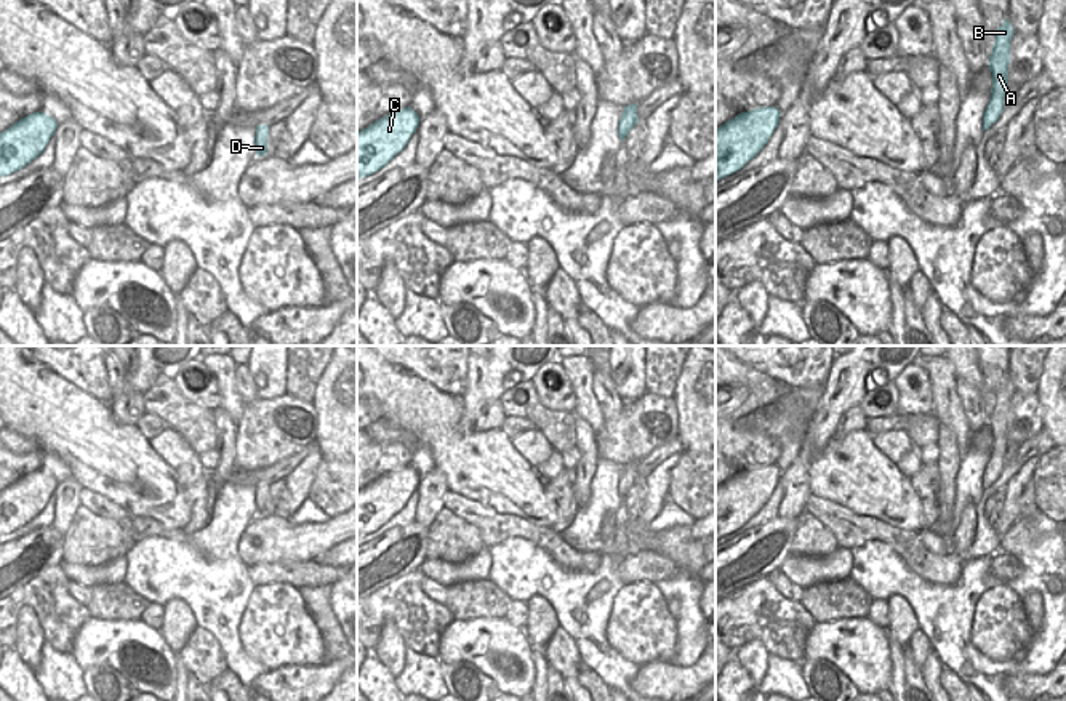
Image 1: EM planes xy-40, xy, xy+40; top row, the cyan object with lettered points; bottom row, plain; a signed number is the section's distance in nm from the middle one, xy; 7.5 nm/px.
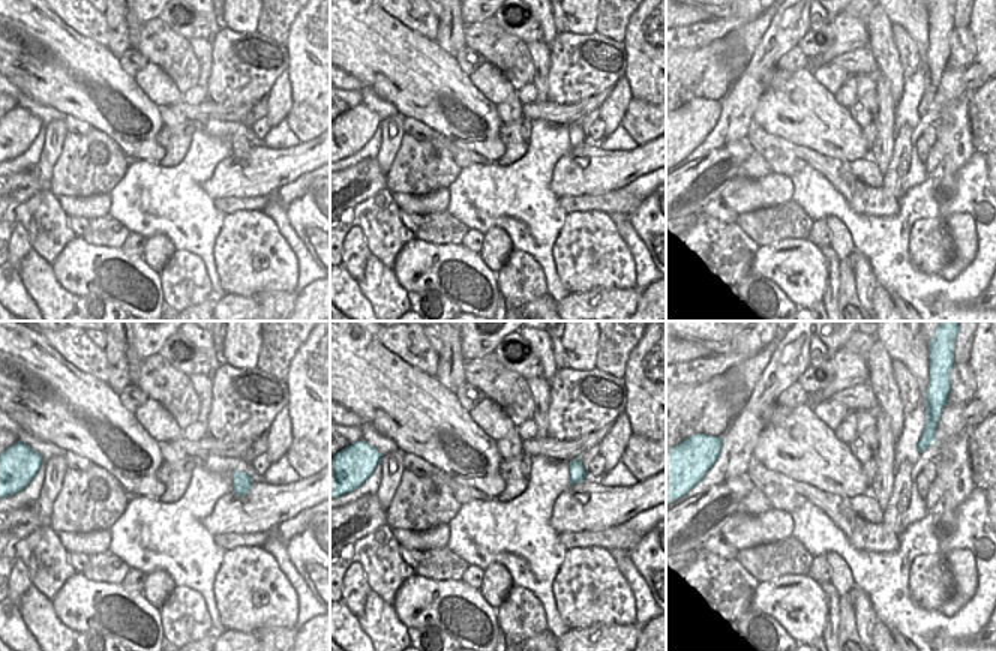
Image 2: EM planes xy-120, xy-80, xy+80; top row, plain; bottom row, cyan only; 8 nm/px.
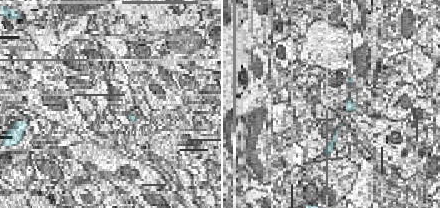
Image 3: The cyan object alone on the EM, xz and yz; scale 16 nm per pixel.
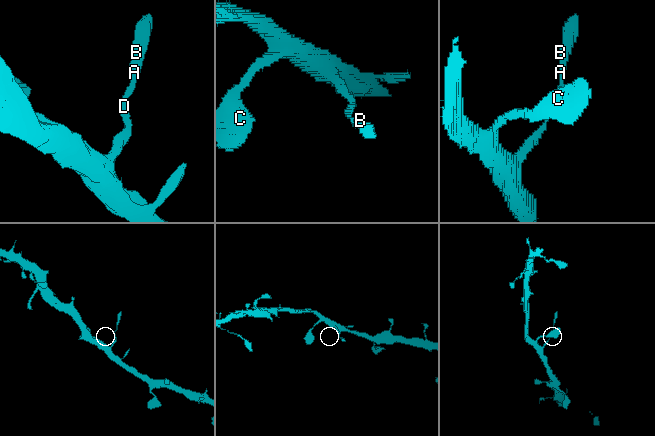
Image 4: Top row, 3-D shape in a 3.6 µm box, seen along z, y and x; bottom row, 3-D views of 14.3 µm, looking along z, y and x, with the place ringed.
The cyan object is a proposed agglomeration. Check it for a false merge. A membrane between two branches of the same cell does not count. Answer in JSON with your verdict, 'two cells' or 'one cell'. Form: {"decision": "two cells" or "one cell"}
{"decision": "two cells"}

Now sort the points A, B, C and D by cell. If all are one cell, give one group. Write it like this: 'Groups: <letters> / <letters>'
Groups: A B / C D.

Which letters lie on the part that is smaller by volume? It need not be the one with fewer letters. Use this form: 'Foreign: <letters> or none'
Foreign: A, B.

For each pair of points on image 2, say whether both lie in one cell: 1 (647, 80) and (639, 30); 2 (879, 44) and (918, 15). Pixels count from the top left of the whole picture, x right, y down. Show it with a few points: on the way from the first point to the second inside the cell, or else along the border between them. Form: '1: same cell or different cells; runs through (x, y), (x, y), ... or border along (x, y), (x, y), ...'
1: same cell; runs through (647, 68), (645, 42)
2: different cells; border along (885, 15), (893, 23)

